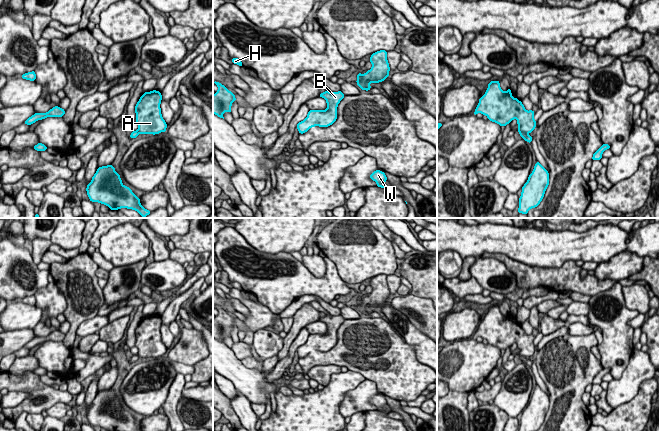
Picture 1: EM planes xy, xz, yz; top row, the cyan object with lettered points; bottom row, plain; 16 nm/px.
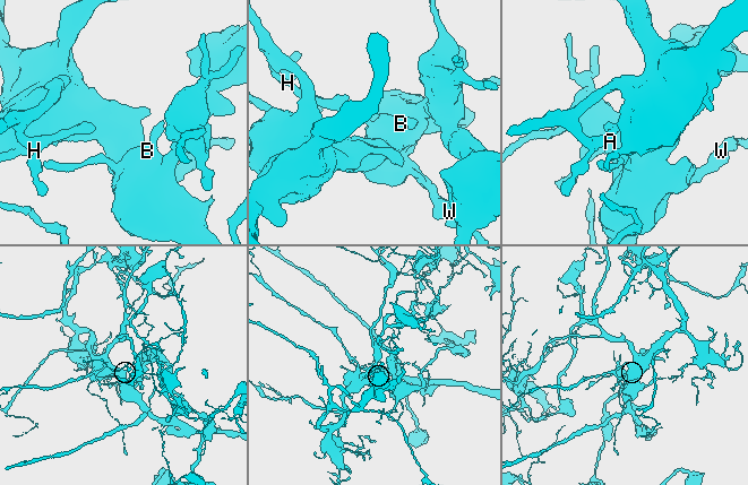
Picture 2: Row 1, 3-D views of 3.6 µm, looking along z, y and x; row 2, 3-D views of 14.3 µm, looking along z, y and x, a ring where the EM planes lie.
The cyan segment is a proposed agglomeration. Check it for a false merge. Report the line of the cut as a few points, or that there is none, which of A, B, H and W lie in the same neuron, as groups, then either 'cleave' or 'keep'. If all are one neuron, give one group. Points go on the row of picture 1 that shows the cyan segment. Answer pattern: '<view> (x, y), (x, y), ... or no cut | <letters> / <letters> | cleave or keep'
yz (519, 131), (525, 133) | A / B H W | cleave

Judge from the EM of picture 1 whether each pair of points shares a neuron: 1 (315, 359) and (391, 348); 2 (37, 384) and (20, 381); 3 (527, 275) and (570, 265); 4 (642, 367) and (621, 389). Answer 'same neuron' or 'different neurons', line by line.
1: same neuron
2: same neuron
3: same neuron
4: same neuron

